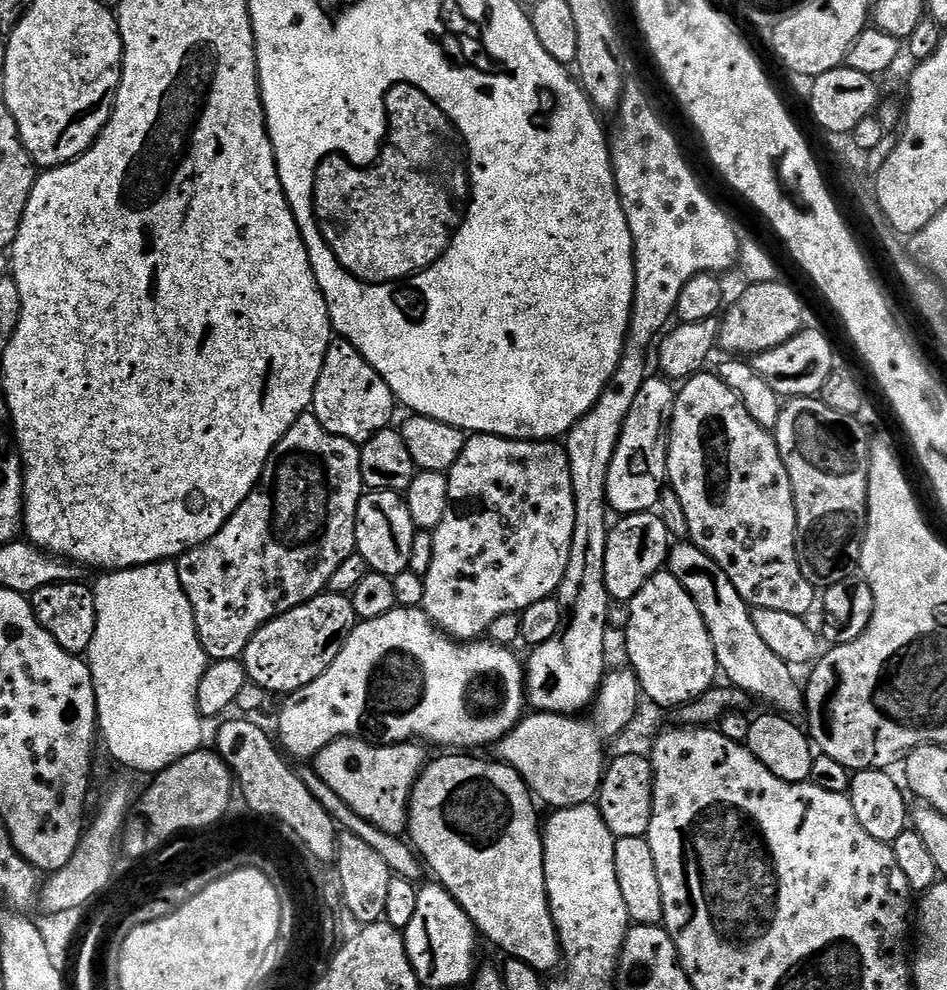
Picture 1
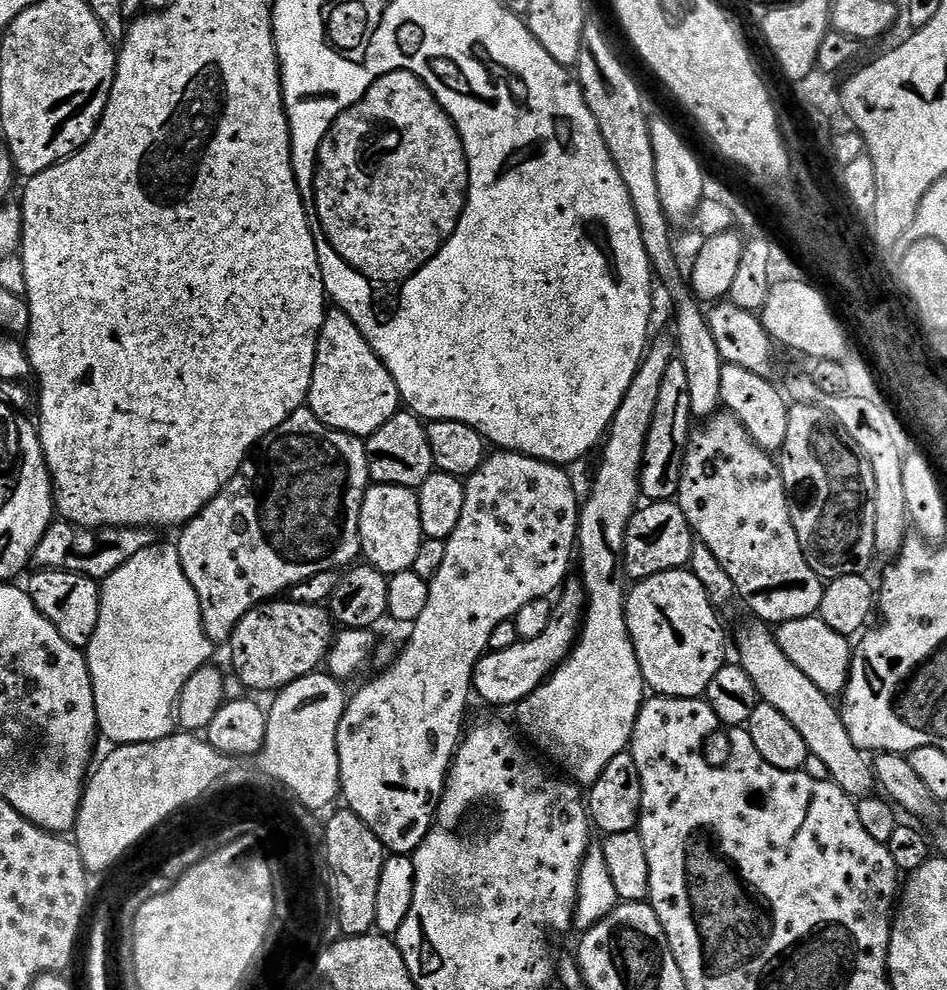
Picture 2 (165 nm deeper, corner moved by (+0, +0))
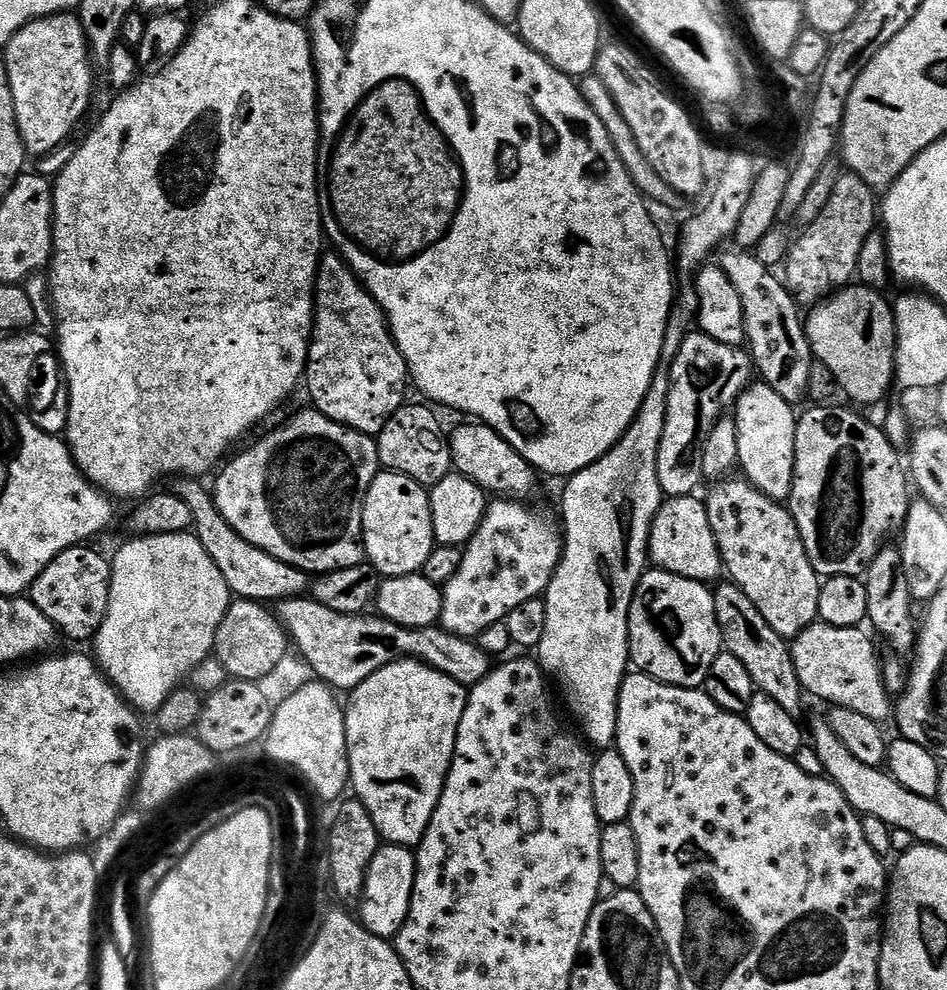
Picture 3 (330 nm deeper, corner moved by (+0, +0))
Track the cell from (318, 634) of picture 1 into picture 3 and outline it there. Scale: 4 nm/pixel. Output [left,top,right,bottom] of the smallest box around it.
[214,598,290,682]

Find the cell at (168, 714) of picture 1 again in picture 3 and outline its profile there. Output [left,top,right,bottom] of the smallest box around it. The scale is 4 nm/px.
[94,531,234,714]

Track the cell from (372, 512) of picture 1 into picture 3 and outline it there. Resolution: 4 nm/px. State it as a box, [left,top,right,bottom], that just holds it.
[362,470,437,577]

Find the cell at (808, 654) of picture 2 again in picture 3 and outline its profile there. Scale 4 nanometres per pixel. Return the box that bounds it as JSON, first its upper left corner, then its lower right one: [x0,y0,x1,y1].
[791,622,894,722]

